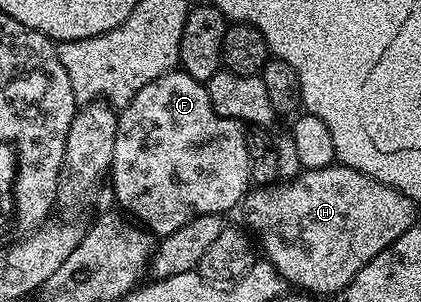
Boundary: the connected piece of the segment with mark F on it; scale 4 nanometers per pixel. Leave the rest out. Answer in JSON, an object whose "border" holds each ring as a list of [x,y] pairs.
{"border":[[[174,69],[167,72],[163,77],[143,85],[135,97],[125,107],[120,108],[117,117],[117,132],[115,133],[115,153],[113,154],[113,166],[111,168],[111,179],[113,175],[113,195],[117,198],[117,203],[126,216],[132,217],[138,224],[144,225],[154,236],[164,237],[175,233],[175,229],[183,229],[187,221],[191,221],[200,215],[224,216],[225,211],[229,211],[233,206],[240,204],[244,200],[251,187],[249,177],[249,150],[247,149],[247,131],[238,120],[228,119],[219,113],[211,105],[211,97],[206,84],[195,81],[187,72]]]}

